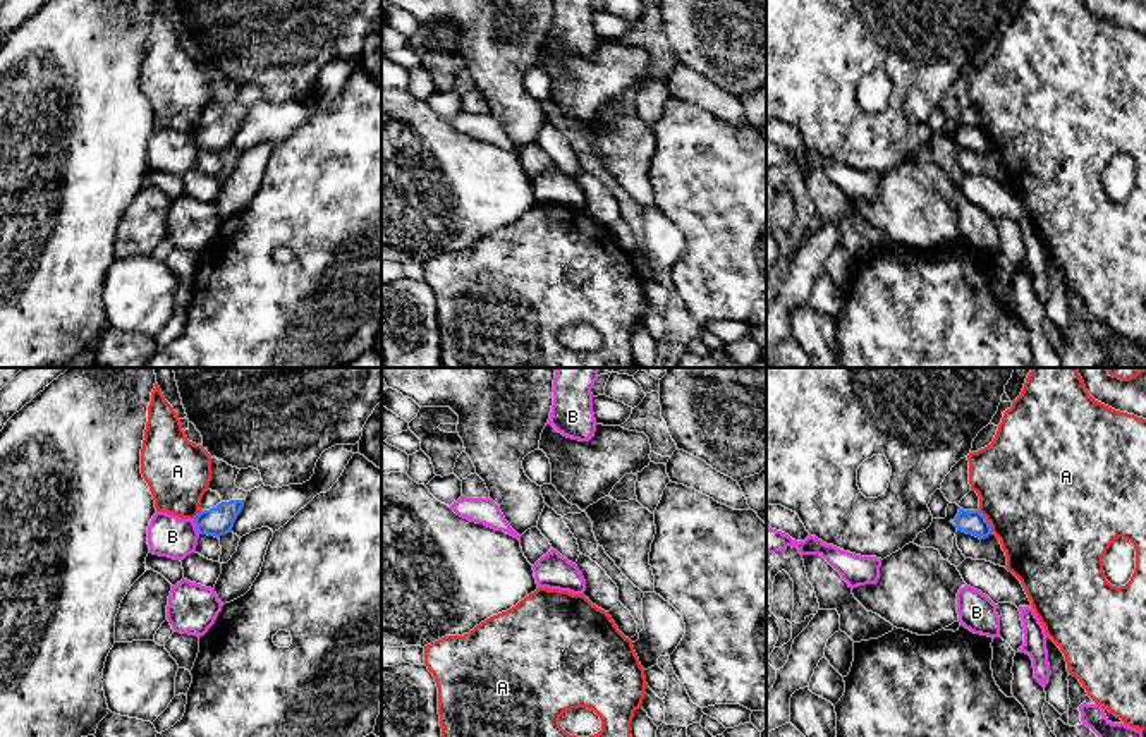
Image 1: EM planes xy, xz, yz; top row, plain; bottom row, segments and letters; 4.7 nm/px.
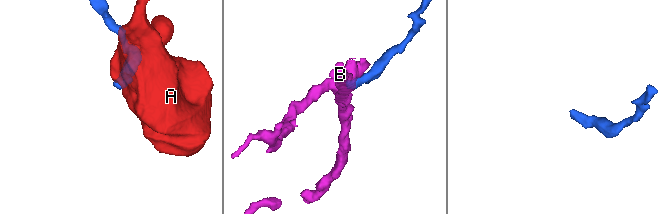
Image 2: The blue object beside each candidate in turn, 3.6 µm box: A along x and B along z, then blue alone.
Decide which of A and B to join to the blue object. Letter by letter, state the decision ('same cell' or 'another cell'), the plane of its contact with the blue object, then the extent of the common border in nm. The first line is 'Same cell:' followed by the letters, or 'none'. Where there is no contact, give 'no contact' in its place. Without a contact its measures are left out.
Same cell: none
A: another cell; contact in yz; length 130 nm
B: another cell; contact in xy; length 80 nm

